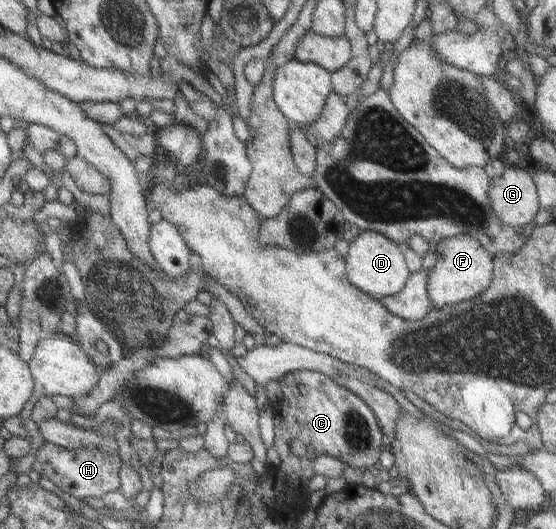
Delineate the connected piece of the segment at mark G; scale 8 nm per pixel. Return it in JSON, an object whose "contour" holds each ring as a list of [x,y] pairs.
{"contour":[[[506,165],[501,176],[491,178],[486,198],[499,224],[509,228],[526,226],[539,211],[532,176],[522,166]]]}

